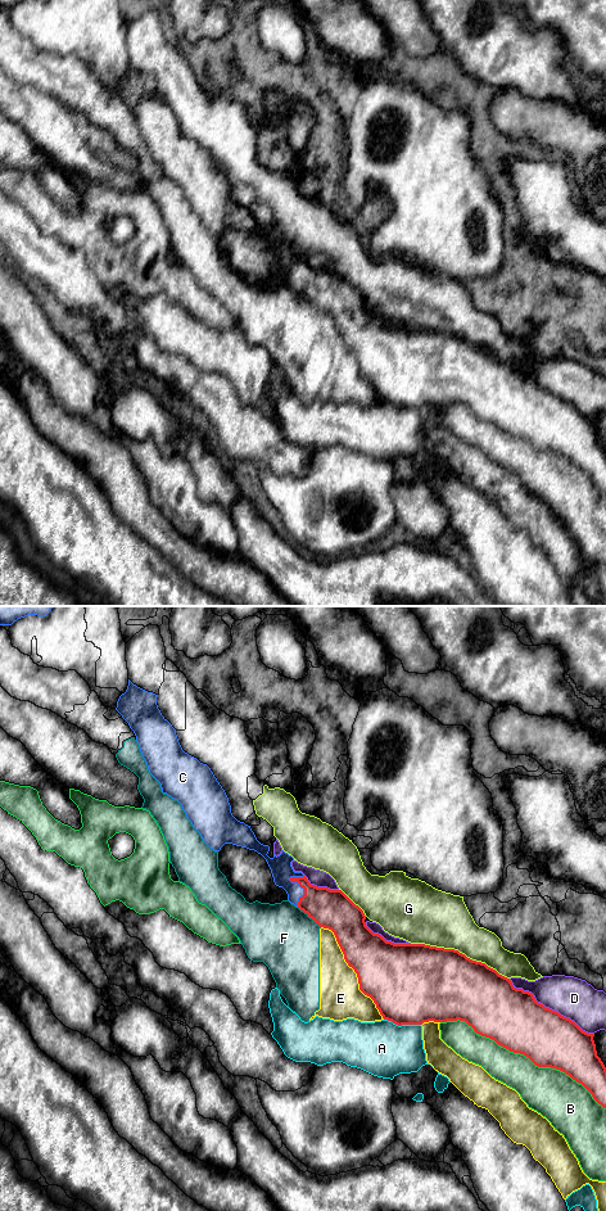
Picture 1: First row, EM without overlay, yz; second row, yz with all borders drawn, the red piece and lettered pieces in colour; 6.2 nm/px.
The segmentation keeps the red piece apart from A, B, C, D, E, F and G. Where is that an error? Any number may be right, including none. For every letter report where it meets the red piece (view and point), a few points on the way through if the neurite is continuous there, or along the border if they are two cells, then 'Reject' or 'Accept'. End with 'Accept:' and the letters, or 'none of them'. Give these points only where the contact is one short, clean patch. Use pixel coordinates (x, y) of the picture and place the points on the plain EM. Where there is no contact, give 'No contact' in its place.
A: Touches red at yz (402, 407). Boundary: yz (384, 402), (398, 409), (420, 409). Reject
B: Touches red at yz (524, 438). Reject
C: Touches red at yz (298, 266). Path across: yz (329, 292), (319, 287), (298, 266), (280, 249). Accept
D: Touches red at yz (548, 392). Reject
E: Touches red at yz (354, 355). Reject
F: Touches red at yz (308, 299). Boundary: yz (297, 290), (320, 311). Reject
G: Touches red at yz (458, 335). Reject
Accept: C

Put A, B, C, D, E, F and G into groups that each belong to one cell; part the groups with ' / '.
A / B / C / D / E F / G

